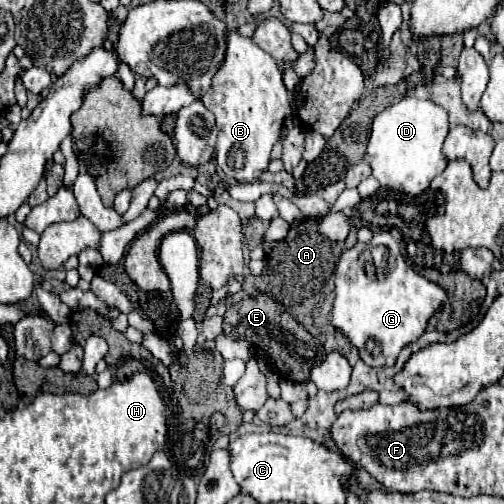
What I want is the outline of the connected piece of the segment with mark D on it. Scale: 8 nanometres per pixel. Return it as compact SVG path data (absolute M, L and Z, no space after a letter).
M404 97L400 103L384 109L374 117L366 161L382 187L406 195L420 195L430 187L430 181L446 169L446 157L442 153L446 135L448 115L440 105L432 103L430 99Z

